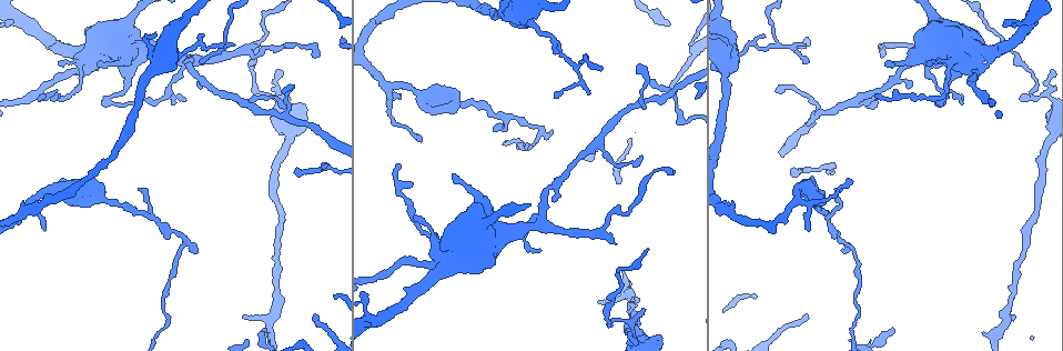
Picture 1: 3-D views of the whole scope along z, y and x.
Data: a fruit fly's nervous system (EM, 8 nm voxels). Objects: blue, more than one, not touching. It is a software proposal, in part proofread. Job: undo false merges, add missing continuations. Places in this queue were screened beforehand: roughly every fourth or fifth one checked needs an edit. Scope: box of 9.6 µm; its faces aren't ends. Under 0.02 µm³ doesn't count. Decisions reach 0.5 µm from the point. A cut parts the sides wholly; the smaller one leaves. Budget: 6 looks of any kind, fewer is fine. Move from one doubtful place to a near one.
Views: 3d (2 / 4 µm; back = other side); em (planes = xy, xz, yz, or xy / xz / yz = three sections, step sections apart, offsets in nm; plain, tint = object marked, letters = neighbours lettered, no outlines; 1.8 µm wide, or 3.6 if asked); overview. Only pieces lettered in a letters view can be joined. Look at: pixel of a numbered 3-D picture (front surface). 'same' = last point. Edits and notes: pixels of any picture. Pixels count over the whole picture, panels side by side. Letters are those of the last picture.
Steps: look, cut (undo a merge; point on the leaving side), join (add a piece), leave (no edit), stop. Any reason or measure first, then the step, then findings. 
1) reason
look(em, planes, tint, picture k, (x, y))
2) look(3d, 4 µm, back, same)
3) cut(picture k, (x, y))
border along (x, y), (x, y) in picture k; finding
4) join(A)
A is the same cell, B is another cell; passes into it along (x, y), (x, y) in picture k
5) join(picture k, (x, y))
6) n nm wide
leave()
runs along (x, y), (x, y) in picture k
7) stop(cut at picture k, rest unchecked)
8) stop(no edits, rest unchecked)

sharp bend
look(em, 3.6 µm, xz, step 8, tint, picture 1, (1046, 95))

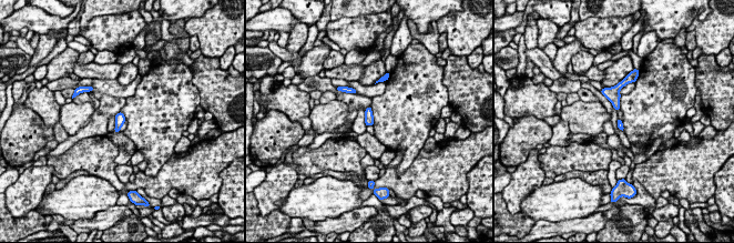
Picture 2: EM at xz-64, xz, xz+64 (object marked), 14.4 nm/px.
look(em, 3.6 µm, planes, tint, same)

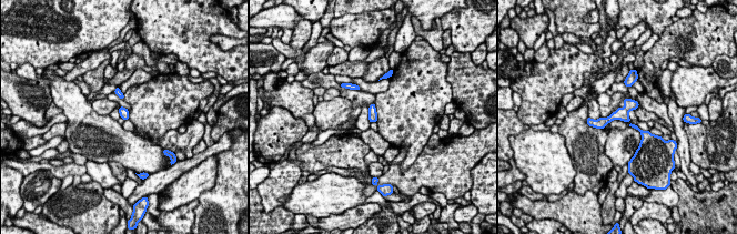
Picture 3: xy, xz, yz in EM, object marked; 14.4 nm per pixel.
look(em, 3.6 µm, planes, letters, same)

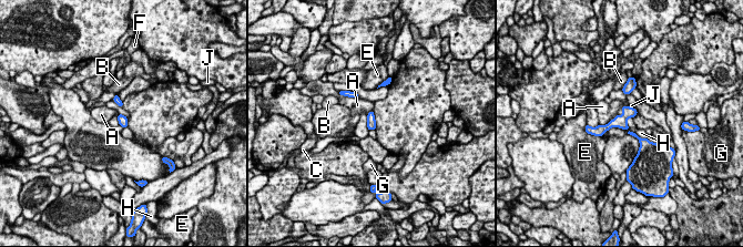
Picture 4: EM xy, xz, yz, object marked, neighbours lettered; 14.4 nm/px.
130 nm wide
leave()
A, B, C, E, F, G, H and J are other cells; runs along (589, 130), (622, 124), (644, 143) in picture 4; one neuron here

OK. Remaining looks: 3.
free end
look(3d, 2 µm, picture 1, (617, 243))

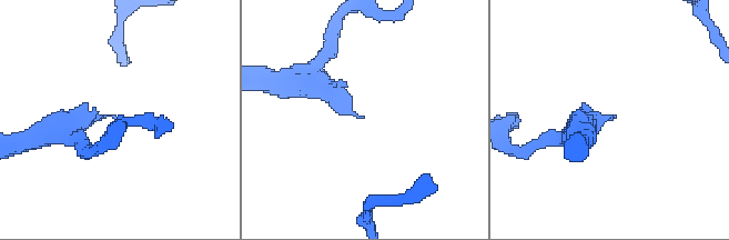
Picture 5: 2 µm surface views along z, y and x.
shape alone is not enough
look(em, planes, letters, picture 5, (359, 116))

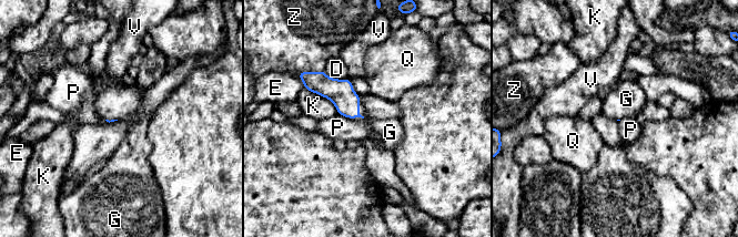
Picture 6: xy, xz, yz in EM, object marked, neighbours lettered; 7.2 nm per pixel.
join(G)
G is the same cell, D, E, K, P, Q, V and Z are other cells; it goes on there

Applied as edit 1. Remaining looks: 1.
stop(join at picture 6, rest unchecked)

